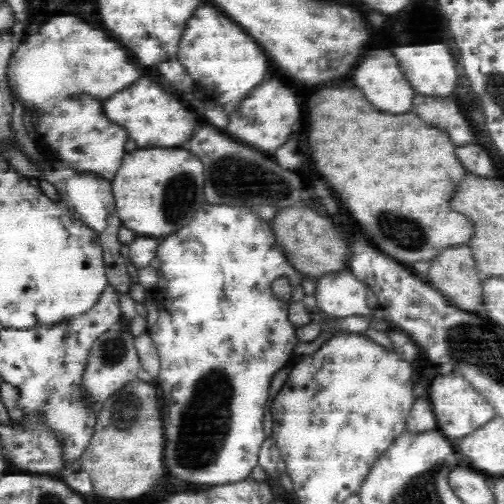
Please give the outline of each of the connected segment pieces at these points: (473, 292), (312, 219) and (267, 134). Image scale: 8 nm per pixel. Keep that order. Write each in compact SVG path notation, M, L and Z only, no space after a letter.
M468 244L454 248L448 247L448 252L442 252L436 260L430 261L429 268L428 282L438 292L442 292L452 306L458 306L460 310L468 312L481 312L483 304L482 281L479 279L479 273L476 272L475 259Z
M290 206L277 212L270 223L274 229L275 239L287 257L288 264L301 272L304 277L317 281L326 274L346 268L348 244L344 244L344 240L338 236L338 230L330 220L318 216L308 208L298 210Z
M270 80L260 84L260 88L256 88L256 92L252 92L252 96L248 96L248 100L240 102L240 106L236 108L236 112L232 112L228 117L228 124L224 132L230 134L232 140L250 144L256 150L262 150L266 154L274 154L290 136L290 128L292 124L300 118L302 108L296 102L296 94L282 86L278 80Z

